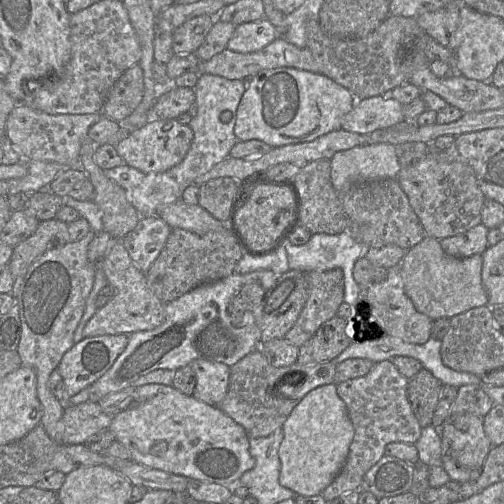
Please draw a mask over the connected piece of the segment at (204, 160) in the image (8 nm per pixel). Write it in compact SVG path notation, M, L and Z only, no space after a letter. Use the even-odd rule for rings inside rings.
M200 74L194 86L197 114L189 127L193 131L193 141L184 159L164 172L145 173L127 164L105 169L104 175L121 186L127 199L137 209L141 217L157 217L159 208L182 199L183 191L195 185L195 179L211 170L216 164L229 156L231 148L239 142L234 134L236 112L246 90L246 81L229 80L217 75ZM224 111L230 111L232 118L223 123L220 119Z

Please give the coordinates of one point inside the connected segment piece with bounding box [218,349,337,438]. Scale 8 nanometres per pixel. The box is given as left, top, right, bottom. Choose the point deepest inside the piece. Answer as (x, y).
(251, 401)

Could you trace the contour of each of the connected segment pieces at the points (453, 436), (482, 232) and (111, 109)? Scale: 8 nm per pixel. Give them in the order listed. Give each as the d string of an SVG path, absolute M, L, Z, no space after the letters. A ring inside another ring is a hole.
M465 413L448 420L439 428L441 438L442 467L451 481L464 483L476 480L481 474L481 468L492 448L483 428L483 418Z
M482 223L464 233L439 240L444 252L452 257L465 258L482 255L488 248L489 229Z
M141 66L127 69L110 89L101 113L115 121L124 120L140 104L144 95L144 74Z

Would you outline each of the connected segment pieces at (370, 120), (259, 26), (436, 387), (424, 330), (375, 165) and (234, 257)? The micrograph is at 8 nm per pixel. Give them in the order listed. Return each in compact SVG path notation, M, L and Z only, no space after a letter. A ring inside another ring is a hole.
M375 96L356 100L356 105L342 119L341 129L358 134L368 134L402 123L403 105L394 98Z
M263 18L253 22L237 25L227 49L239 53L252 53L261 50L278 37L274 25Z
M425 368L409 379L407 396L421 428L432 425L443 386L444 384Z
M400 265L388 268L385 280L373 282L366 289L365 302L368 306L368 311L364 315L364 319L367 324L374 326L379 332L413 344L424 344L431 337L433 320L419 312L405 294Z
M388 143L358 146L330 159L331 182L337 193L359 180L397 178L400 164L395 146Z
M172 228L165 246L145 275L155 295L162 302L168 303L200 285L233 274L243 254L243 249L227 228L203 235Z

